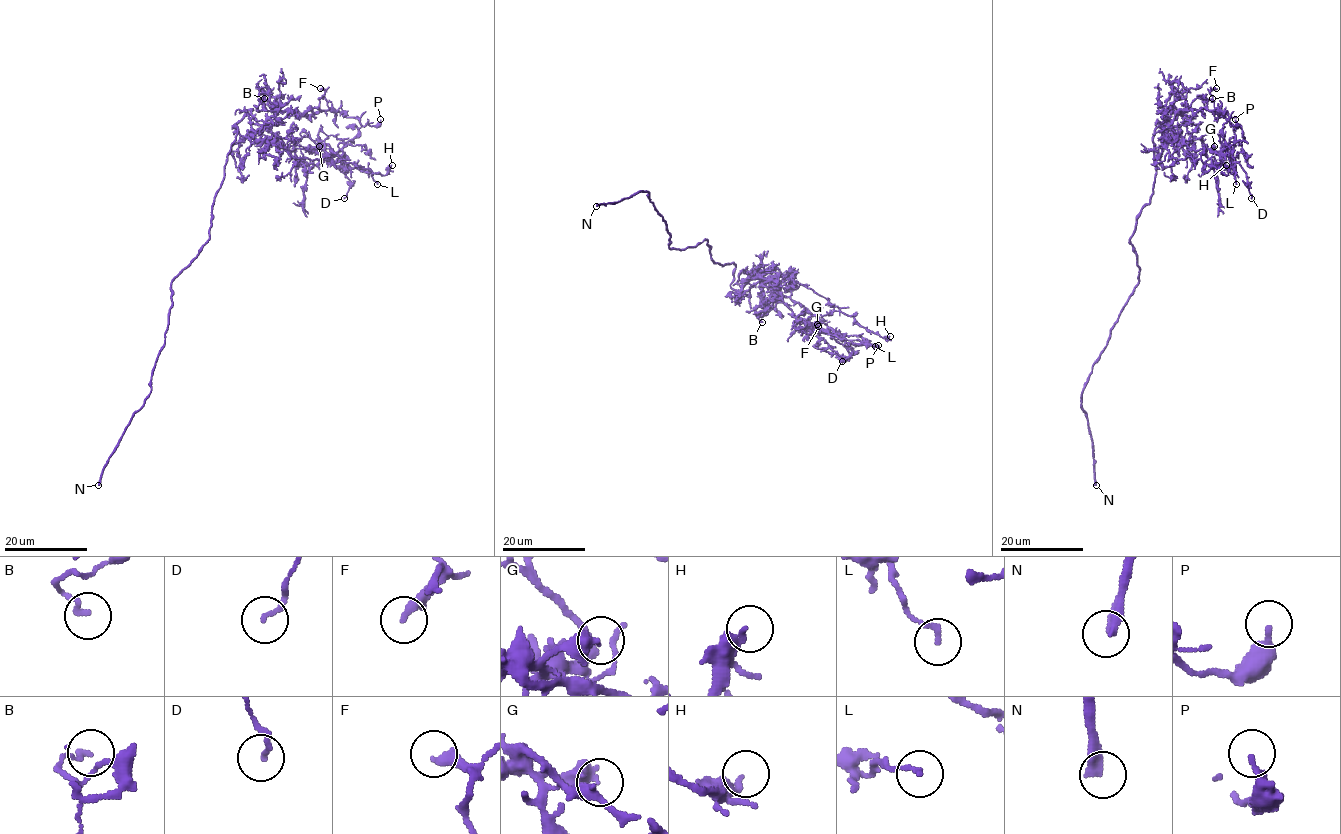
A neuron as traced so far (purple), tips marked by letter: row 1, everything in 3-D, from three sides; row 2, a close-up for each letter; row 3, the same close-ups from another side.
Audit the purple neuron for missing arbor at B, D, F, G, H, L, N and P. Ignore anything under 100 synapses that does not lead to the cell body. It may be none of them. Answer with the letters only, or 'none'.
N

